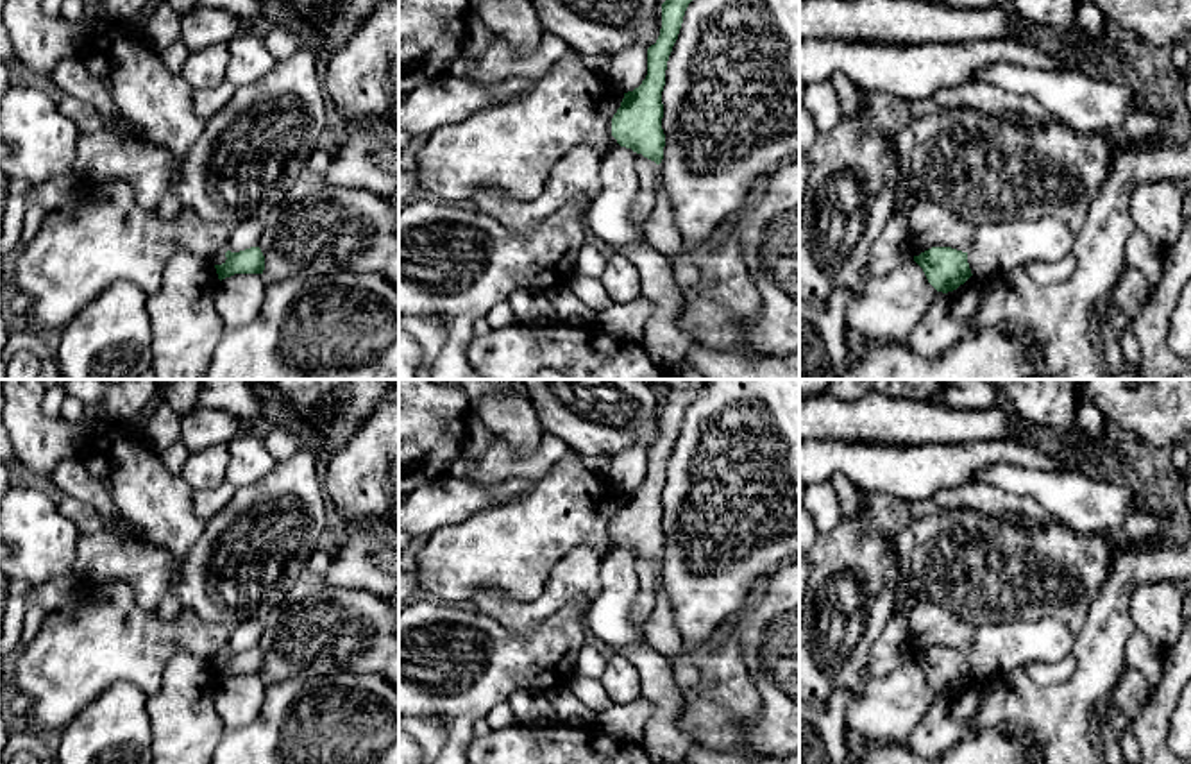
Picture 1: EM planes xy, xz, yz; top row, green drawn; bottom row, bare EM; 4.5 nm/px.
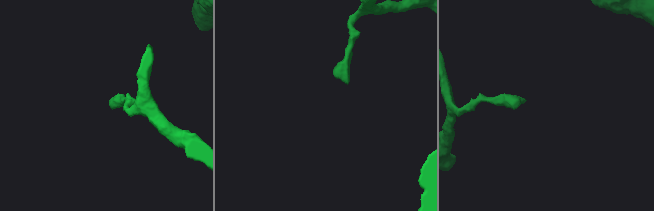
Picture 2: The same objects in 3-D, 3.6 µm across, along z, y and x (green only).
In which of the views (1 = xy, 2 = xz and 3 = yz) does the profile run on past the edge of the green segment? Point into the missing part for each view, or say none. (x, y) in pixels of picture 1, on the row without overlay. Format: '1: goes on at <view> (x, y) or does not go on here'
1: does not go on here
2: does not go on here
3: does not go on here

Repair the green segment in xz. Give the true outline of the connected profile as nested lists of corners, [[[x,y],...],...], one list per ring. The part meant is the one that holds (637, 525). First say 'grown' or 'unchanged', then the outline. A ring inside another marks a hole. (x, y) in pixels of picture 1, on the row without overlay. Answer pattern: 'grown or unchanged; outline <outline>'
unchanged; outline [[[671,386],[662,404],[662,429],[655,446],[647,449],[647,476],[638,488],[624,494],[621,508],[612,519],[612,537],[621,548],[655,562],[663,560],[665,535],[662,530],[667,462],[678,440],[685,412],[701,388]]]

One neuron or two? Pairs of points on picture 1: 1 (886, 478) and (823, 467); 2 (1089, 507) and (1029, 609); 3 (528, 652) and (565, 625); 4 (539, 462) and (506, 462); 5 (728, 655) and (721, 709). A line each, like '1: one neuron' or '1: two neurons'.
1: one neuron
2: two neurons
3: one neuron
4: one neuron
5: one neuron

